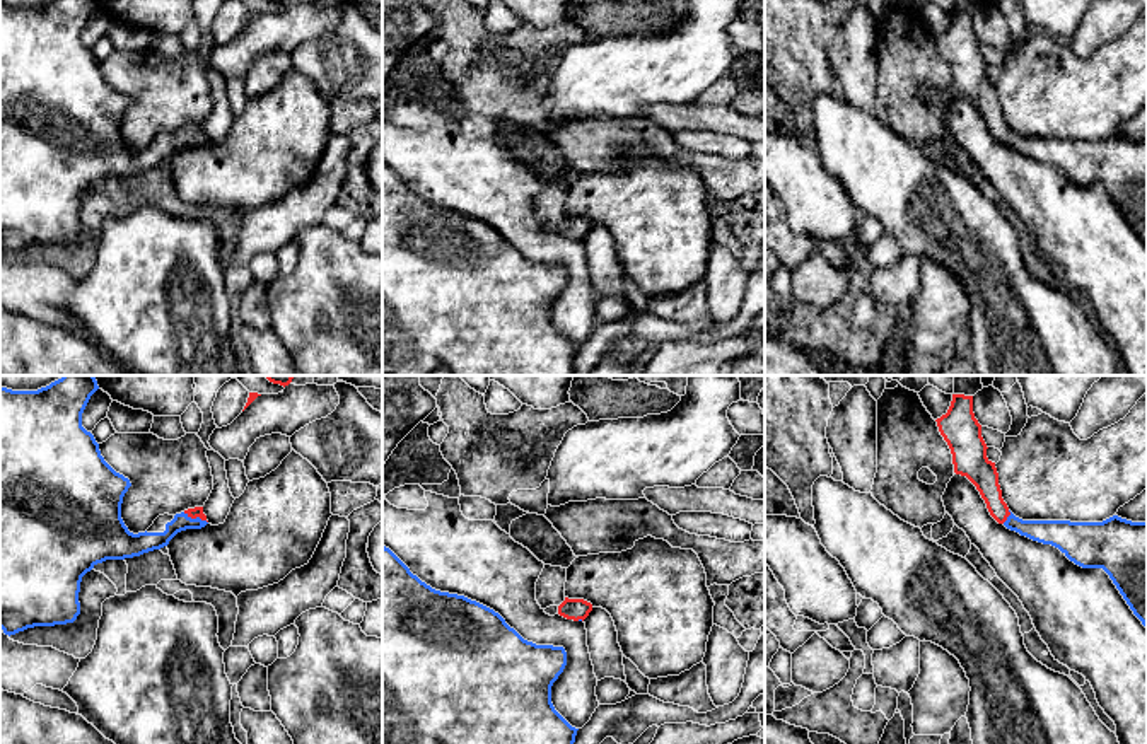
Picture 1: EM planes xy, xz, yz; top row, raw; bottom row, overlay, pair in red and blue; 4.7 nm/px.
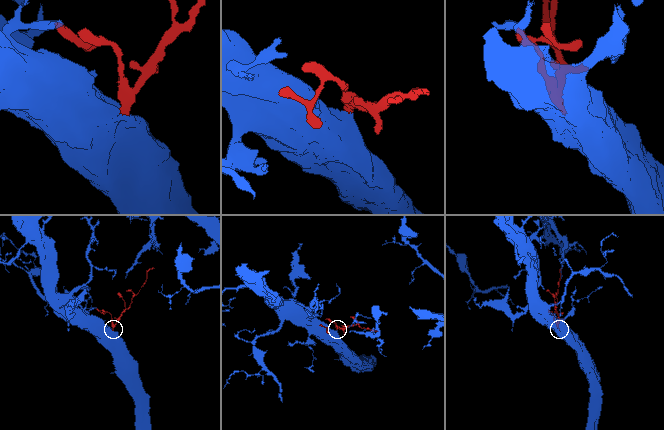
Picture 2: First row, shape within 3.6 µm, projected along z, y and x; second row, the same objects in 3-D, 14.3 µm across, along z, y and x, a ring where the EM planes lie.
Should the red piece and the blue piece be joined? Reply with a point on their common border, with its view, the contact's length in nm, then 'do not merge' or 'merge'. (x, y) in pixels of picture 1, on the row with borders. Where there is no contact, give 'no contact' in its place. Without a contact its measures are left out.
contact xy (195, 517); length 130 nm; merge

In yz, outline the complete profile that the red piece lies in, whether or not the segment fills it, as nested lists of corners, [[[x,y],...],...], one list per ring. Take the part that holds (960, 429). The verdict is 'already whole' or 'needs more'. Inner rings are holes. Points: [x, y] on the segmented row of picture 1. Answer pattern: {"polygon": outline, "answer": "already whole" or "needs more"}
{"polygon": [[[952,394],[947,413],[935,421],[951,449],[954,473],[976,486],[999,524],[1058,548],[1082,568],[1103,568],[1147,628],[1147,520],[1118,515],[1103,522],[1022,520],[1002,498],[995,462],[987,457],[981,425],[973,413],[973,396]]], "answer": "needs more"}

